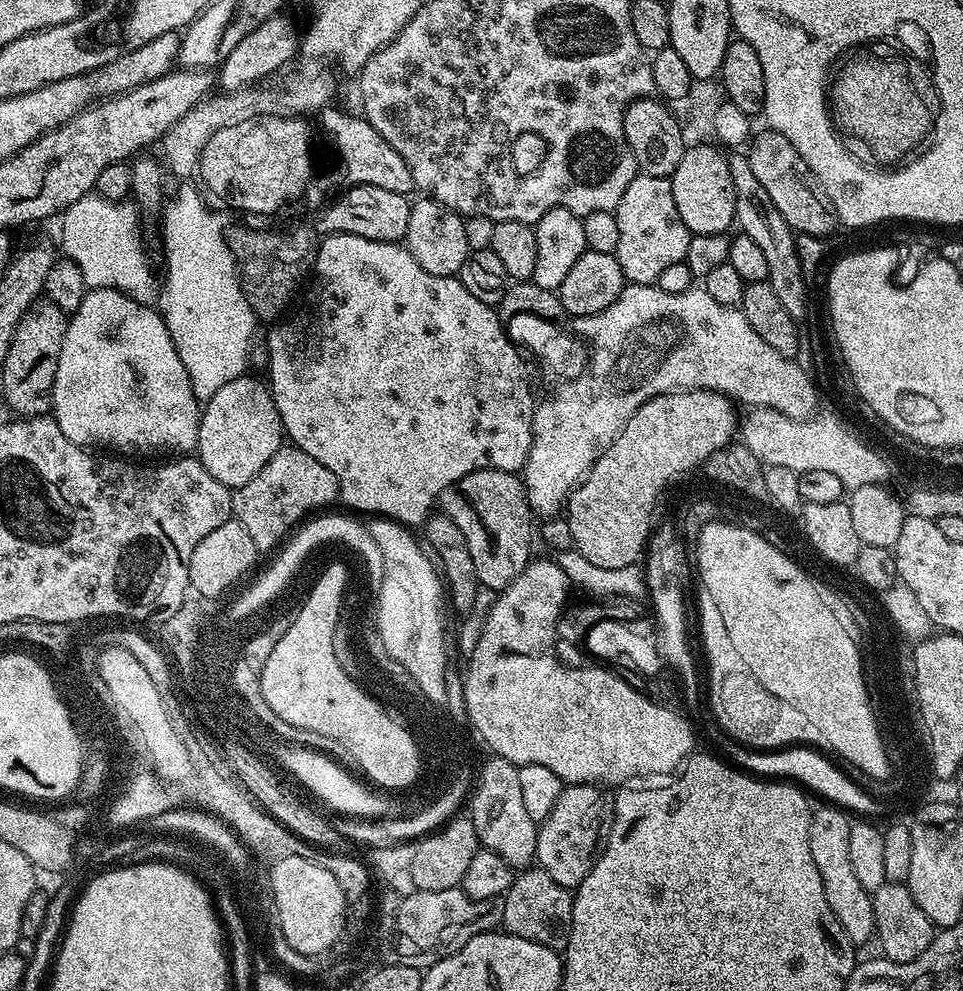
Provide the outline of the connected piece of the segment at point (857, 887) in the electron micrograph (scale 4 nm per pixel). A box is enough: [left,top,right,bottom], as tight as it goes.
[810,807,876,946]

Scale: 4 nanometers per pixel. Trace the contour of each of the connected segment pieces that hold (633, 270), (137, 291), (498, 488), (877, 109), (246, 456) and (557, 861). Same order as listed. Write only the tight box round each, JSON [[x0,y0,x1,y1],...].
[[614,175,690,285],[60,194,152,297],[438,468,534,590],[830,56,934,166],[195,374,286,489],[535,784,610,890]]

